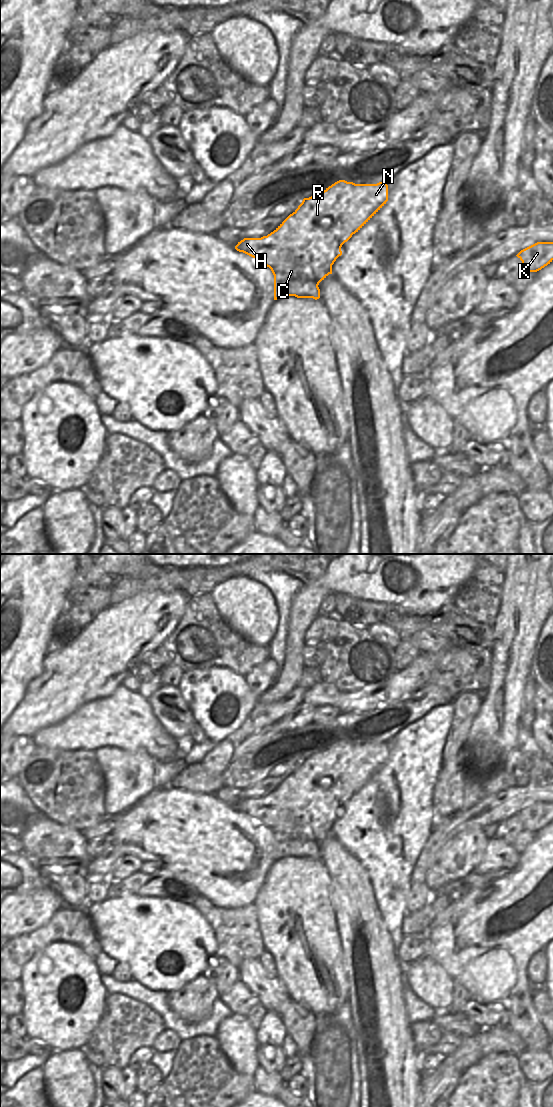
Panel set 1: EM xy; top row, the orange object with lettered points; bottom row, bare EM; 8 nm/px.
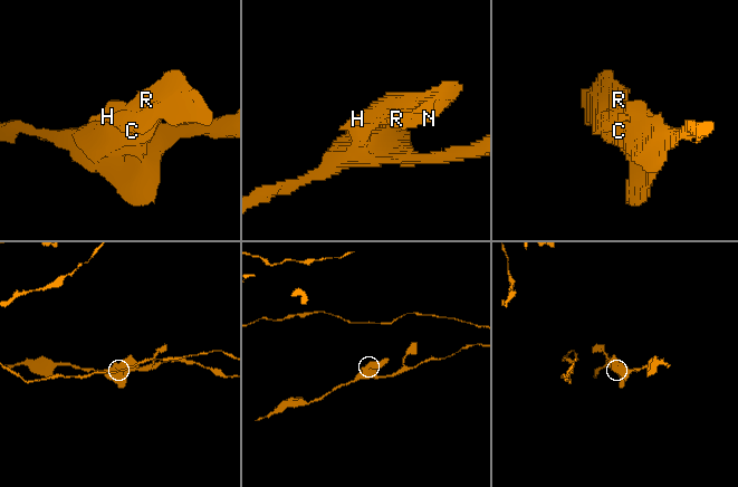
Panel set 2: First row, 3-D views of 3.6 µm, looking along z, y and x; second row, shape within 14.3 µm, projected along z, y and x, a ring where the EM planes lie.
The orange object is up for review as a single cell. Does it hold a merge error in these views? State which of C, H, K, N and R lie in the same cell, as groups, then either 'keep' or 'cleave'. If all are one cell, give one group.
groups C K / H N R; cleave

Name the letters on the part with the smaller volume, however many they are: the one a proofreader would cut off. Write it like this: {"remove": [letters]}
{"remove": ["H", "N", "R"]}

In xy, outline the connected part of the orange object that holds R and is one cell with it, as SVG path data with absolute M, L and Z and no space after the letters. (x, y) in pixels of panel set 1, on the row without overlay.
M339 740L309 758L273 792L261 798L244 798L235 806L265 826L275 828L280 815L289 810L300 819L300 825L309 838L321 842L332 834L332 825L342 815L341 807L358 792L388 761L388 745L355 744Z

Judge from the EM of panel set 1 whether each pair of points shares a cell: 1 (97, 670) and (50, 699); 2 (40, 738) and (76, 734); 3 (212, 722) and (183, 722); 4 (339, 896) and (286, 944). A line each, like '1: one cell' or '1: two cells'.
1: one cell
2: one cell
3: two cells
4: two cells

